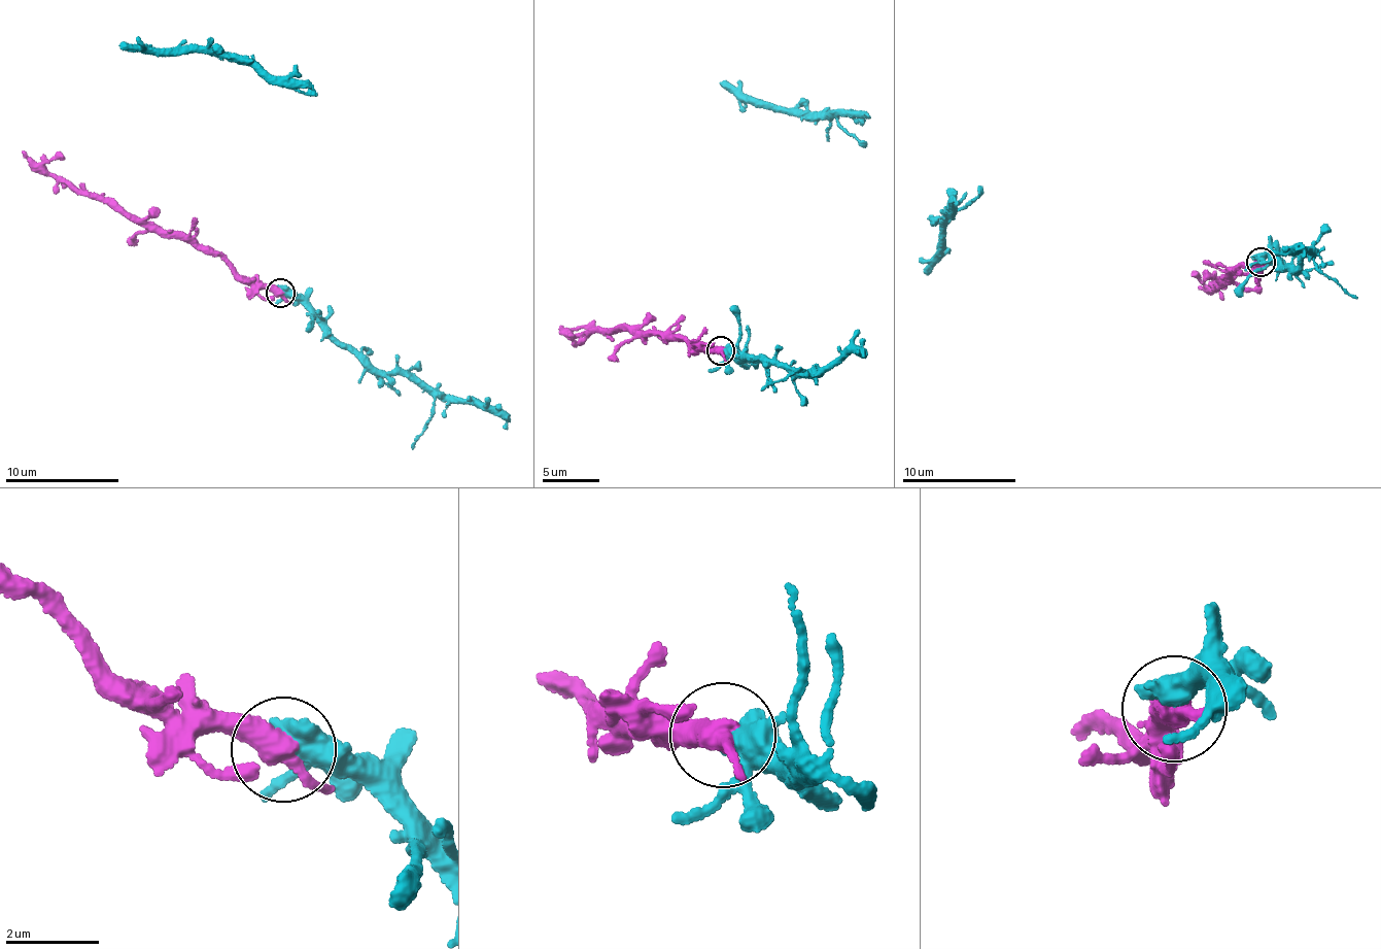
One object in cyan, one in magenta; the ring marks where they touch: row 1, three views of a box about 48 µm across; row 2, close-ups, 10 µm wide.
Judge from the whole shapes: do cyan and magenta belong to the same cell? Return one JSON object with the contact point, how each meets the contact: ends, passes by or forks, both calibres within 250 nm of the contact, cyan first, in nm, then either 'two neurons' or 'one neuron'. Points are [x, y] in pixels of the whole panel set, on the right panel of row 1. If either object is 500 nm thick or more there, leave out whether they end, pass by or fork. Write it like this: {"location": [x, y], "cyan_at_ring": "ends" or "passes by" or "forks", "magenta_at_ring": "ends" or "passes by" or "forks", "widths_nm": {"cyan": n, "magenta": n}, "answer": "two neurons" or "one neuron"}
{"location": [1261, 262], "cyan_at_ring": "passes by", "magenta_at_ring": "passes by", "widths_nm": {"cyan": 440, "magenta": 420}, "answer": "one neuron"}

